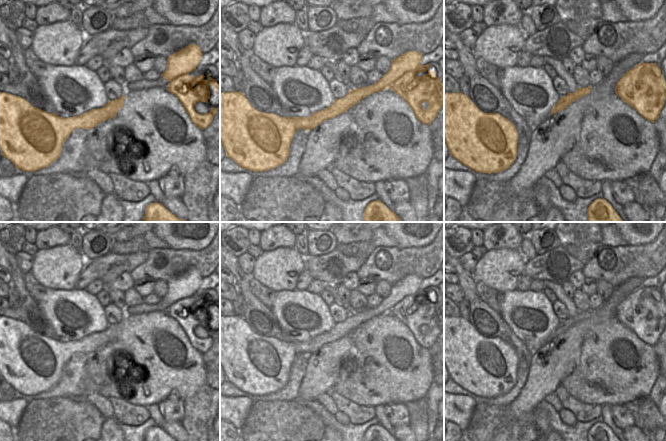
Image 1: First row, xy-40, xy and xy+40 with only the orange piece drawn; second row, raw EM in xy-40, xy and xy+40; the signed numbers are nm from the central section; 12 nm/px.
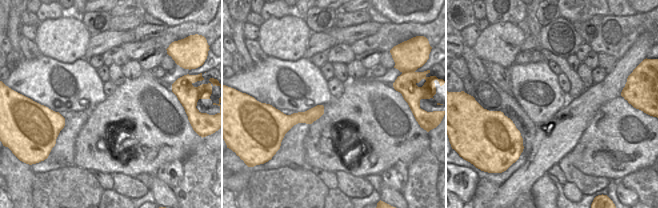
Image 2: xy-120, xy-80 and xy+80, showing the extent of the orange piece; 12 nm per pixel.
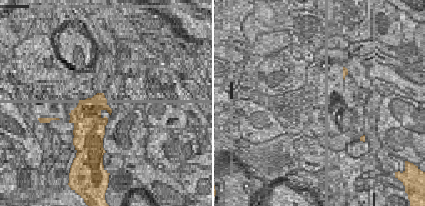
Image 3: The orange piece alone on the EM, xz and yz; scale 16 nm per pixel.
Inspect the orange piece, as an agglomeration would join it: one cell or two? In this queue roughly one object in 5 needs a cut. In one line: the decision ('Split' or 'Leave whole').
Split

